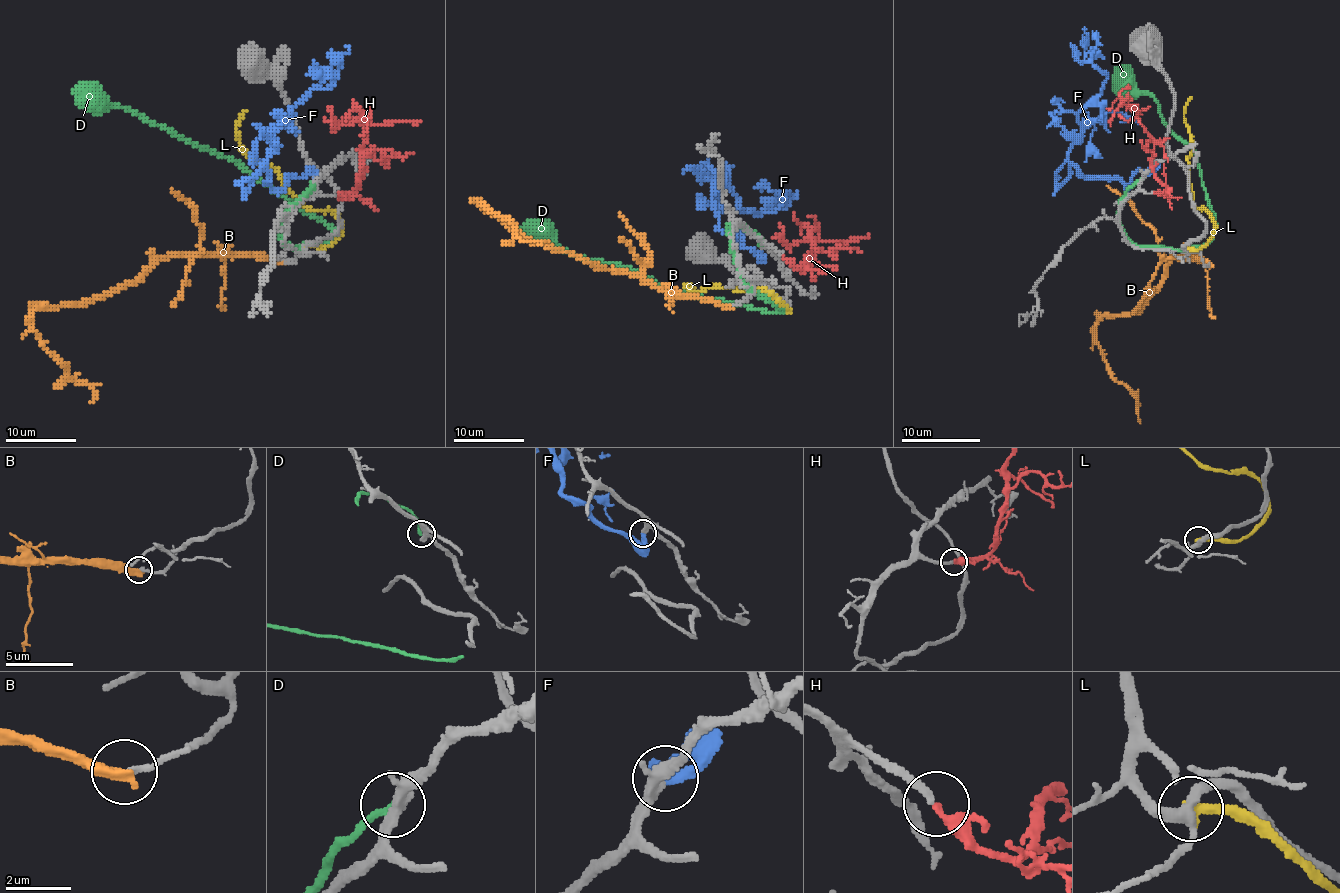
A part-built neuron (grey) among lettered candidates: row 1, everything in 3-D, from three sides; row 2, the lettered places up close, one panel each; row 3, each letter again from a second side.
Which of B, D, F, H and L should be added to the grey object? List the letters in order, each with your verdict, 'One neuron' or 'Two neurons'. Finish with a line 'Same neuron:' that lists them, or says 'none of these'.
B: Two neurons
D: Two neurons
F: One neuron
H: One neuron
L: Two neurons
Same neuron: F, H

